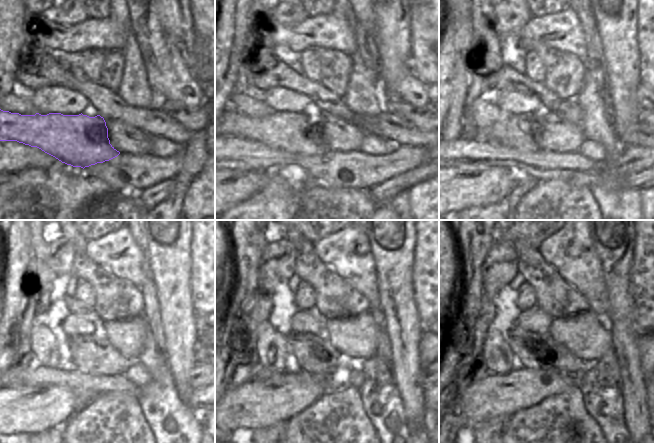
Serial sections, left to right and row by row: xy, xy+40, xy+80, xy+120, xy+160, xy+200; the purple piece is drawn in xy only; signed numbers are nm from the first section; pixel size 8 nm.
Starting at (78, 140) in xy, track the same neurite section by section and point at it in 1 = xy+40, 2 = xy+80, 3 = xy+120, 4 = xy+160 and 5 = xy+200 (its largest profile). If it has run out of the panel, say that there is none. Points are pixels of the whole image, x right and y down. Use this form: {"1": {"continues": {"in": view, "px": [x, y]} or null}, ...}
{"1": {"continues": {"in": "xy+40", "px": [293, 132]}}, "2": {"continues": {"in": "xy+80", "px": [516, 131]}}, "3": {"continues": {"in": "xy+120", "px": [66, 364]}}, "4": {"continues": {"in": "xy+160", "px": [291, 363]}}, "5": {"continues": {"in": "xy+200", "px": [516, 363]}}}

